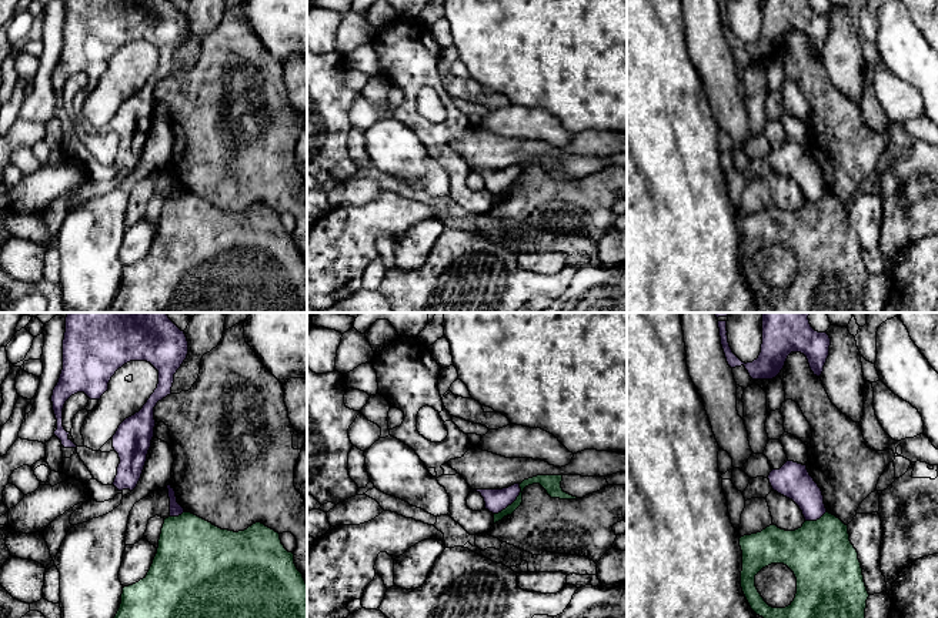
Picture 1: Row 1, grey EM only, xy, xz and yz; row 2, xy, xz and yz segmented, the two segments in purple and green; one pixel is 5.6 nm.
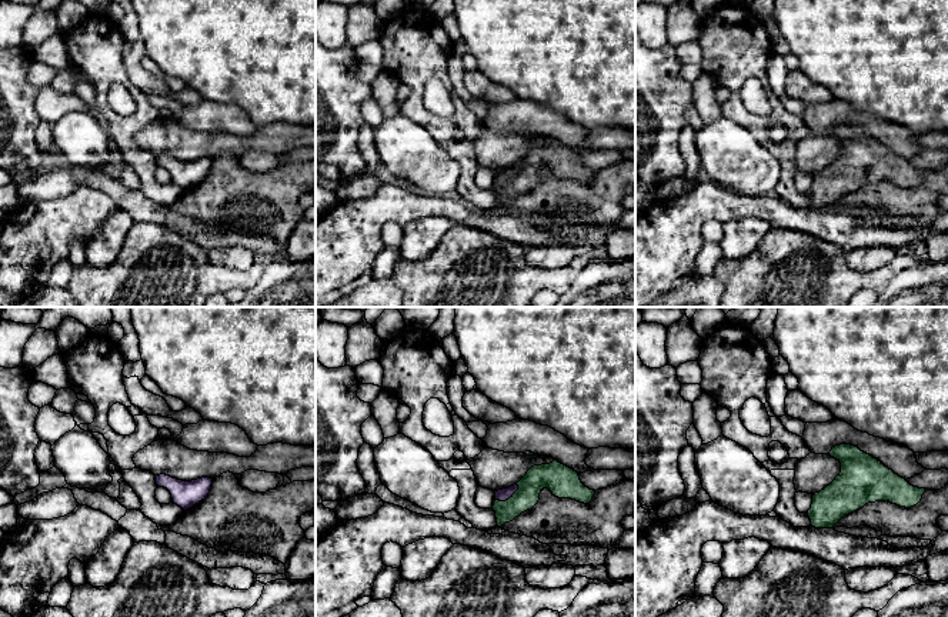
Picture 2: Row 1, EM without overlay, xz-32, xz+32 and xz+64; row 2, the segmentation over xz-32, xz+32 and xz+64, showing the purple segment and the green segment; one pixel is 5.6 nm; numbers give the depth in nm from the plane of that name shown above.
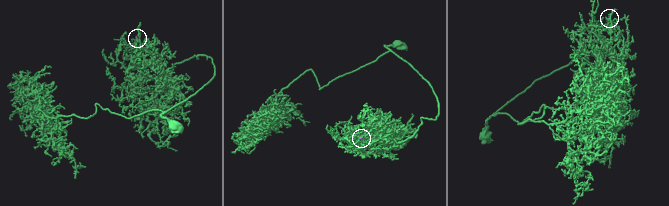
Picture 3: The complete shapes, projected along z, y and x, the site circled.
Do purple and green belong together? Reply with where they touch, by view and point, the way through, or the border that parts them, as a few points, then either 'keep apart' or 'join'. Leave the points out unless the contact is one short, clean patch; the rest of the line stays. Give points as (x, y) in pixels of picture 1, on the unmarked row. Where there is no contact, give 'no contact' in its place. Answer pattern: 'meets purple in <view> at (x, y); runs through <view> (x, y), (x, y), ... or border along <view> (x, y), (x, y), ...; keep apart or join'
meets purple in xz at (511, 183); border along xz (520, 164), (517, 177), (494, 194); keep apart

